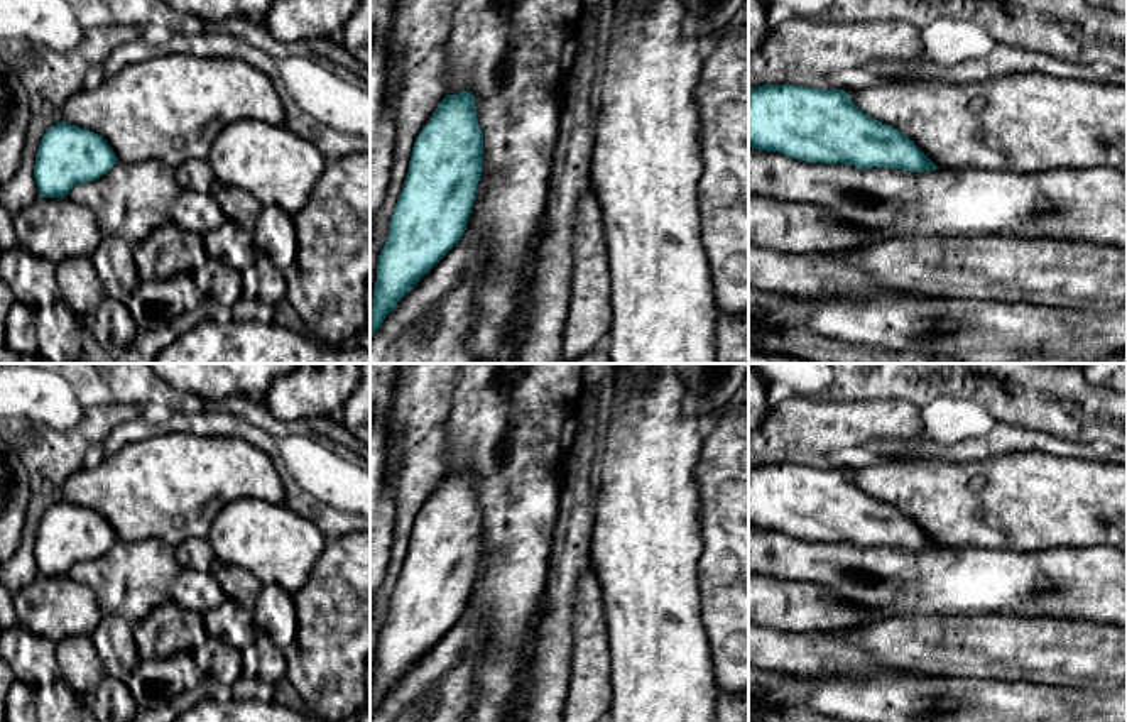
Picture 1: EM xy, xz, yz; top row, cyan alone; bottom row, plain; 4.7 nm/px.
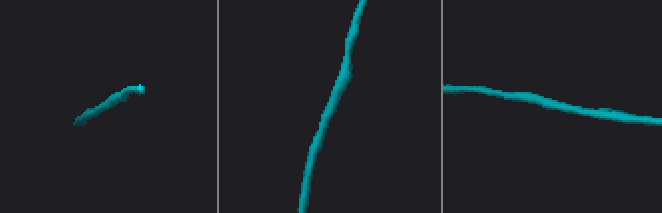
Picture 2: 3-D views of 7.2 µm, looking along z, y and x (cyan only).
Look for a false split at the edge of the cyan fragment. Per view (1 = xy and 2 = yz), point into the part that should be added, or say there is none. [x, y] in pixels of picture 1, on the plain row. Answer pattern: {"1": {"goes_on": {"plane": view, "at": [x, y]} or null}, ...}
{"1": {"goes_on": null}, "2": {"goes_on": null}}

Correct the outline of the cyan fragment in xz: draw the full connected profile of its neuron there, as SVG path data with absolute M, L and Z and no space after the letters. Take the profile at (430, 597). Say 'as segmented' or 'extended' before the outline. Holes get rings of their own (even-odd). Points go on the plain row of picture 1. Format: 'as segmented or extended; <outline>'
as segmented; M470 470L446 473L419 511L378 634L370 715L397 681L461 619L483 544Z

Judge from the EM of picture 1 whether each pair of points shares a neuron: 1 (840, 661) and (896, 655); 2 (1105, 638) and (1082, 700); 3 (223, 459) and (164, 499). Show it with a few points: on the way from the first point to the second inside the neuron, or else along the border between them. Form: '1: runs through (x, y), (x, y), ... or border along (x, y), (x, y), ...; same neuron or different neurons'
1: border along (840, 639), (867, 650), (882, 667), (913, 673); different neurons
2: border along (1046, 685), (1090, 685), (1109, 690); different neurons
3: runs through (208, 472), (191, 477), (179, 489); same neuron

